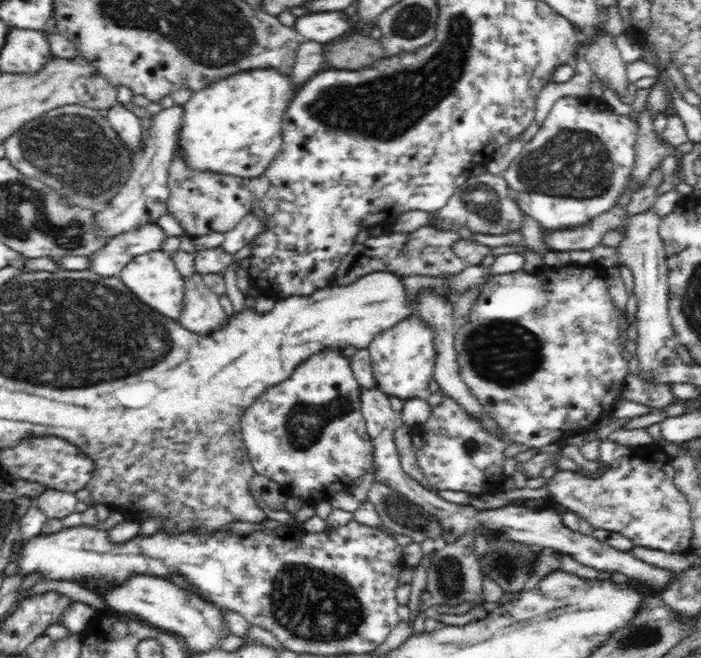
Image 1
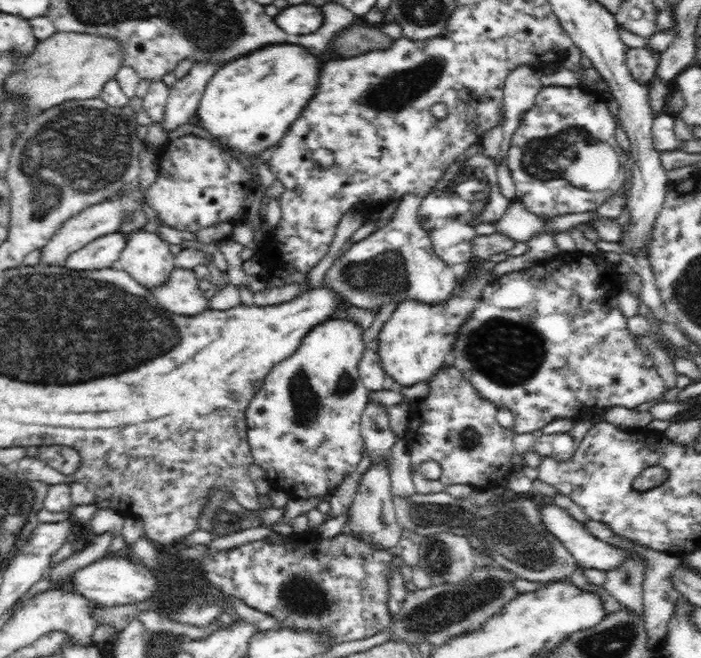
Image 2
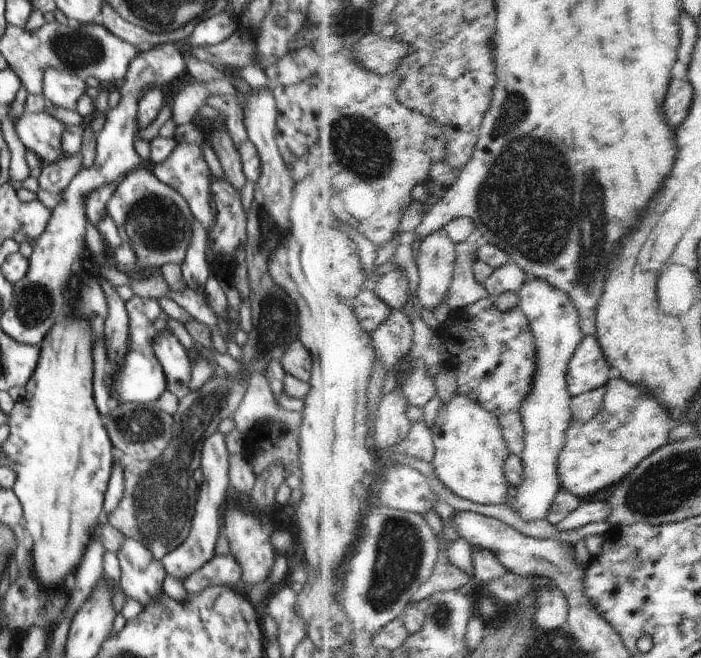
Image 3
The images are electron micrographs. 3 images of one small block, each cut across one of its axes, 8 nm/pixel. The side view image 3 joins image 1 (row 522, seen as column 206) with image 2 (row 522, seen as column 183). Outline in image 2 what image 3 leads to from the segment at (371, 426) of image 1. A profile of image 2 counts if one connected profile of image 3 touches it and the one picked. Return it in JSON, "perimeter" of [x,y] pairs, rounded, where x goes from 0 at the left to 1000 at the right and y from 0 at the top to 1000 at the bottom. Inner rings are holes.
{"perimeter":[[[790,764],[776,769],[772,790],[776,801],[802,824],[829,863],[866,868],[899,848],[899,843],[893,843],[893,836],[872,830],[839,810],[830,795]]]}

